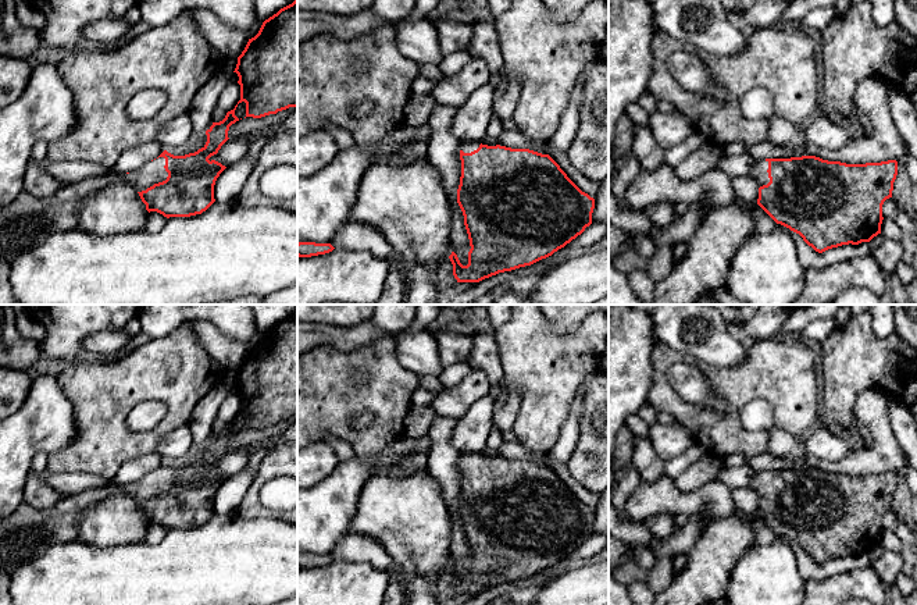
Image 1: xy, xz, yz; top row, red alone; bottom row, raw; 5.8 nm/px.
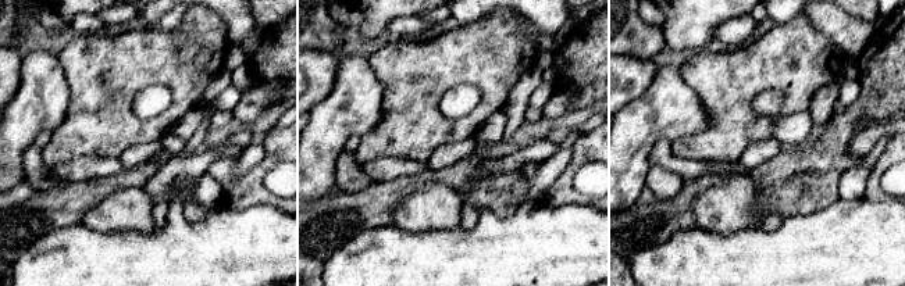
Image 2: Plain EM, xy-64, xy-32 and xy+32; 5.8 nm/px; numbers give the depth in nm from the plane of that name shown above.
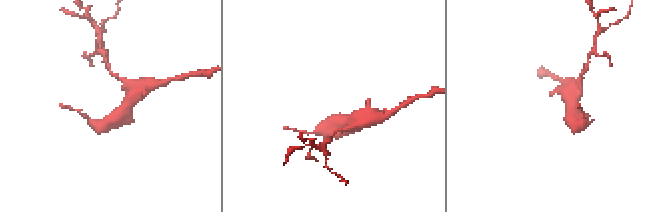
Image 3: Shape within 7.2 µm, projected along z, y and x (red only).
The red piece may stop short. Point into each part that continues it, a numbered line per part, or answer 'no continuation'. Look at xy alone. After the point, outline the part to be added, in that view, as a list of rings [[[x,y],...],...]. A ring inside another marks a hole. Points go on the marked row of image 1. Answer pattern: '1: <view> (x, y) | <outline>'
1: xy (28, 221) | [[[158,157],[136,171],[111,171],[103,177],[86,178],[60,189],[49,197],[35,197],[22,191],[13,203],[0,207],[0,260],[11,263],[56,232],[78,228],[78,207],[90,193],[114,182],[128,182],[138,192],[167,179],[165,159]]]

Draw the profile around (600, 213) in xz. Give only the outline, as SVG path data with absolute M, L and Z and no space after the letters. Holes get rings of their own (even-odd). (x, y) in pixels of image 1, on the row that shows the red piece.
M609 175L599 182L592 223L609 224Z

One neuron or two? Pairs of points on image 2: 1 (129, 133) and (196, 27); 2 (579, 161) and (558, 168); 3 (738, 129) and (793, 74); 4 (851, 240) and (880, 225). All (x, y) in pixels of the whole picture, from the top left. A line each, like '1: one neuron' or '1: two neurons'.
1: one neuron
2: two neurons
3: one neuron
4: one neuron

